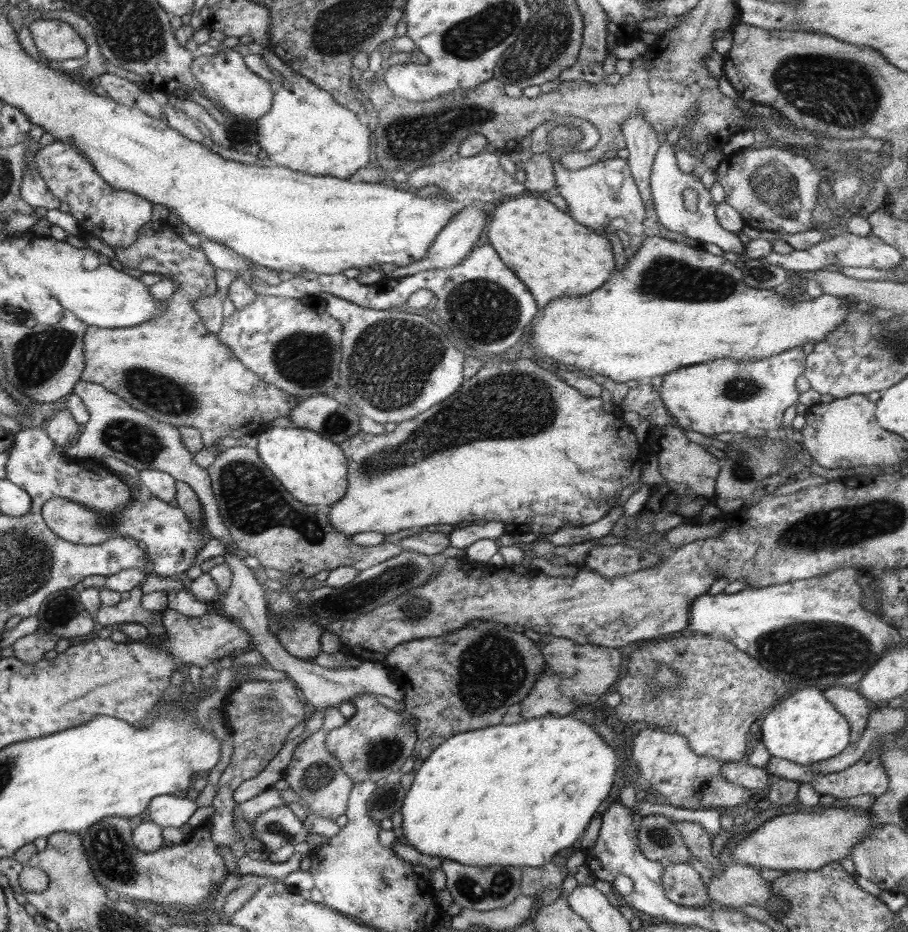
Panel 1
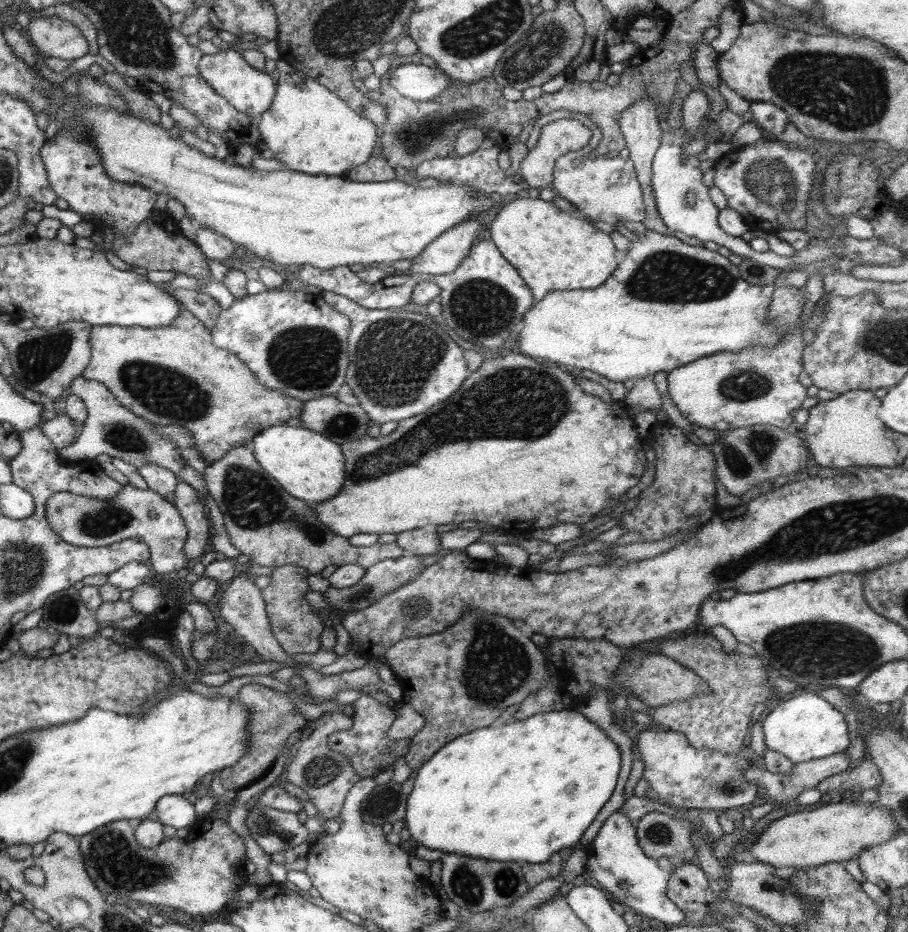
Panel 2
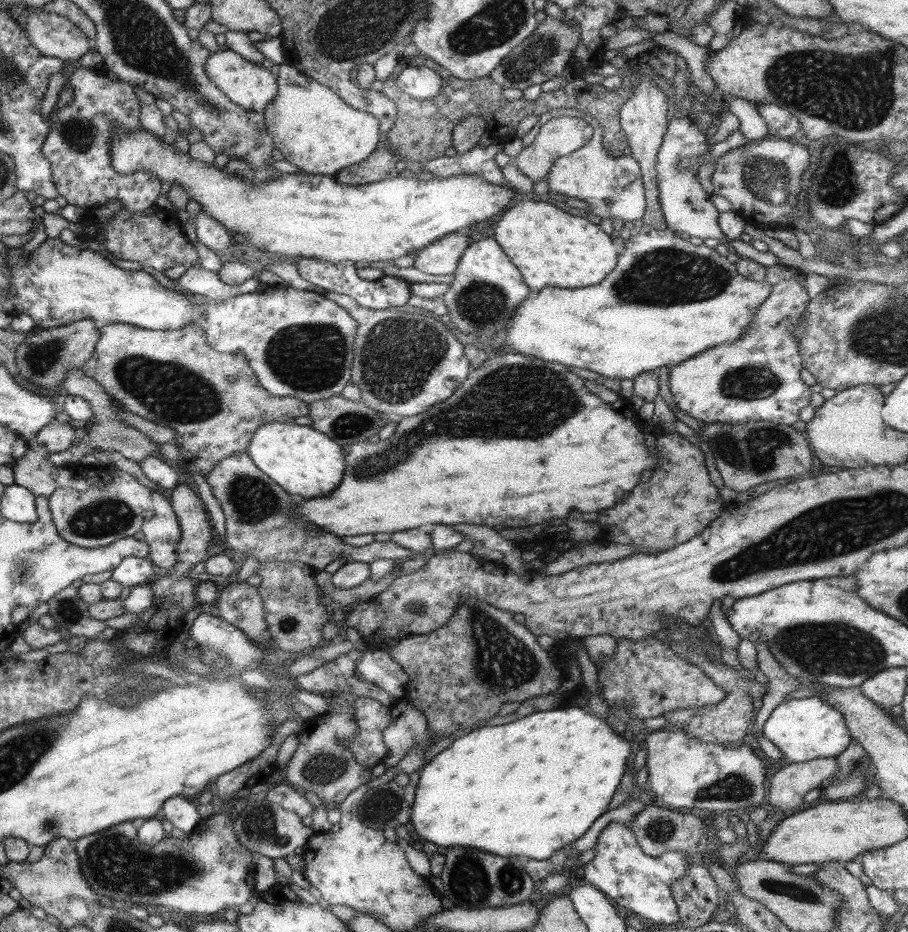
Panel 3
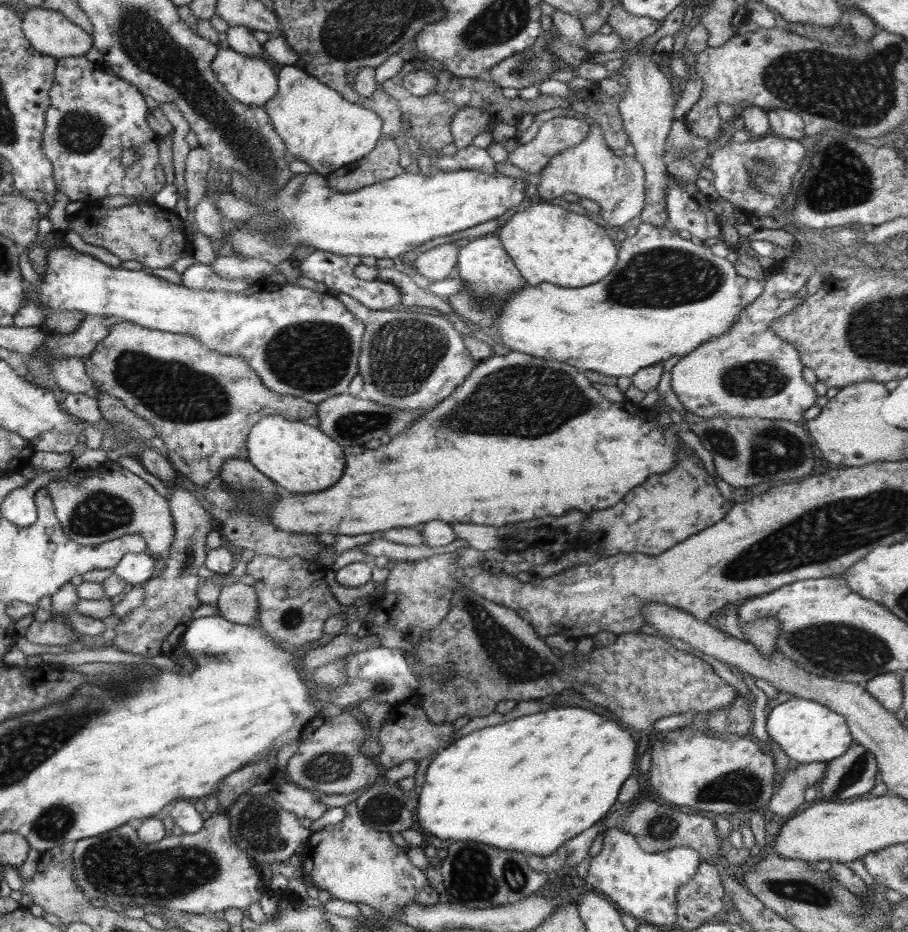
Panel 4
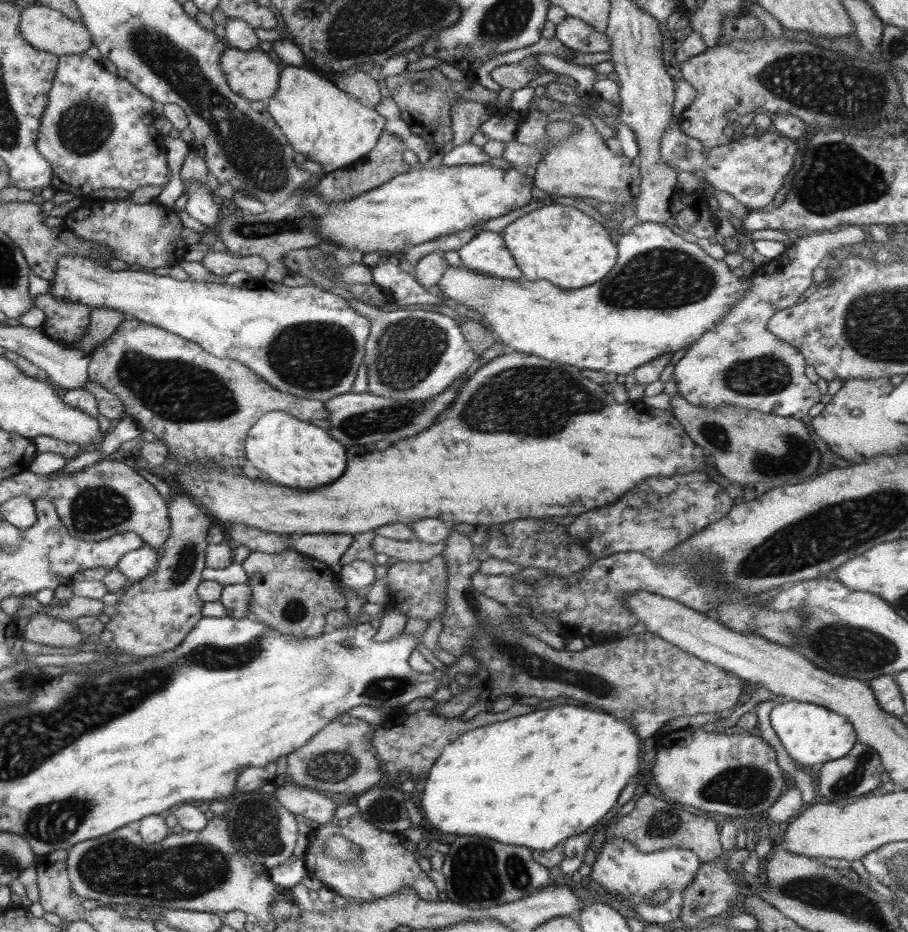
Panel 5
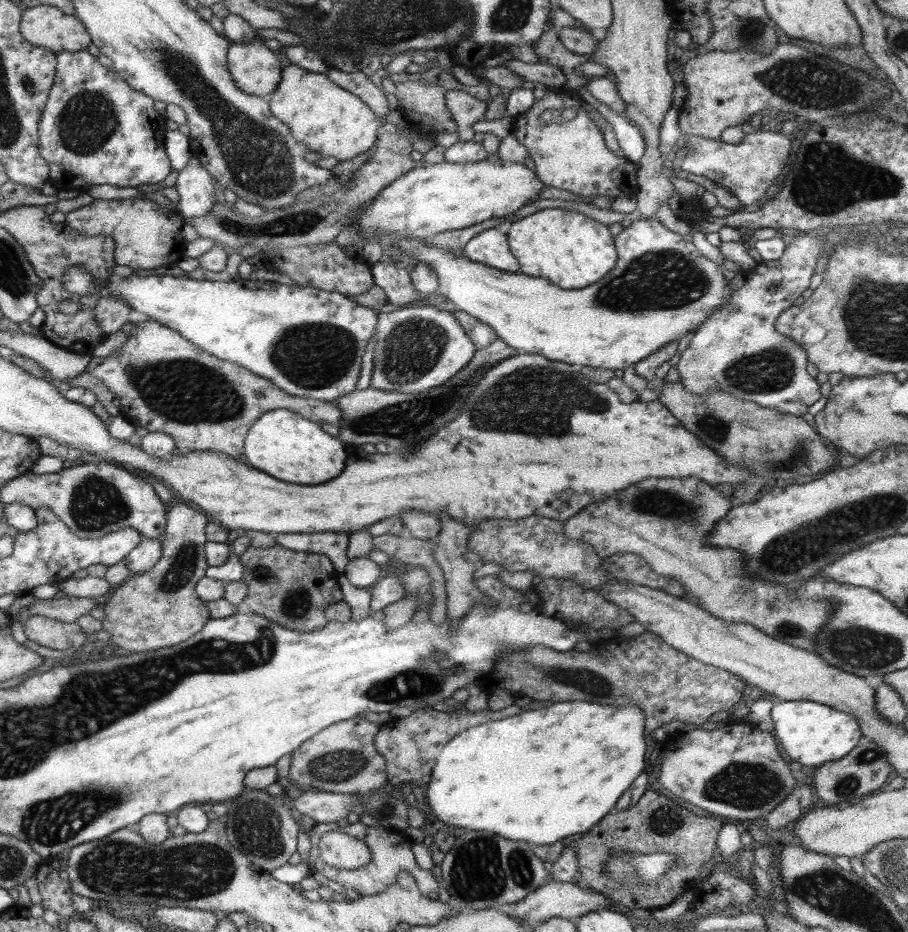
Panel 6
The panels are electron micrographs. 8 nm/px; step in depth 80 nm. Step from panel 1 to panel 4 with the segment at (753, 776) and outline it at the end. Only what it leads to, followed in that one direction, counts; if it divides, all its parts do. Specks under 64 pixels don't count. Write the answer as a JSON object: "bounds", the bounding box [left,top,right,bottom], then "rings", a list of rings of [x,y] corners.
{"bounds":[769,762,827,818],"rings":[[[827,762],[800,763],[786,776],[779,778],[779,785],[770,798],[769,810],[784,818],[805,803],[805,792],[825,777]]]}

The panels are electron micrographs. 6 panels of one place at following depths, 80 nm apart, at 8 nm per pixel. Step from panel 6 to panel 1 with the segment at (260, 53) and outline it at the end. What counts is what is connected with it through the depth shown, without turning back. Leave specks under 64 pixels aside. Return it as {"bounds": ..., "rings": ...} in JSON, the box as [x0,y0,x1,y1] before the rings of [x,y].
{"bounds":[191,47,275,121],"rings":[[[220,47],[213,55],[196,54],[191,64],[192,74],[202,85],[203,96],[213,100],[217,106],[226,108],[229,114],[237,118],[255,121],[264,116],[270,109],[275,86],[267,80],[254,74],[244,62],[243,56],[238,53],[237,48]]]}

